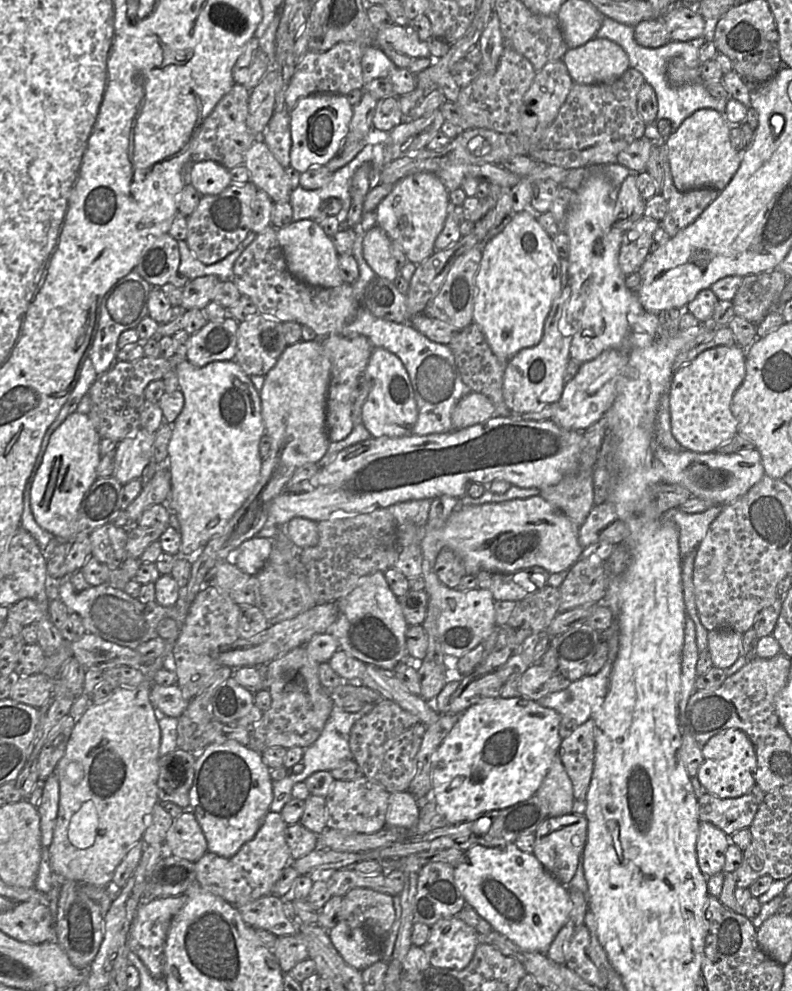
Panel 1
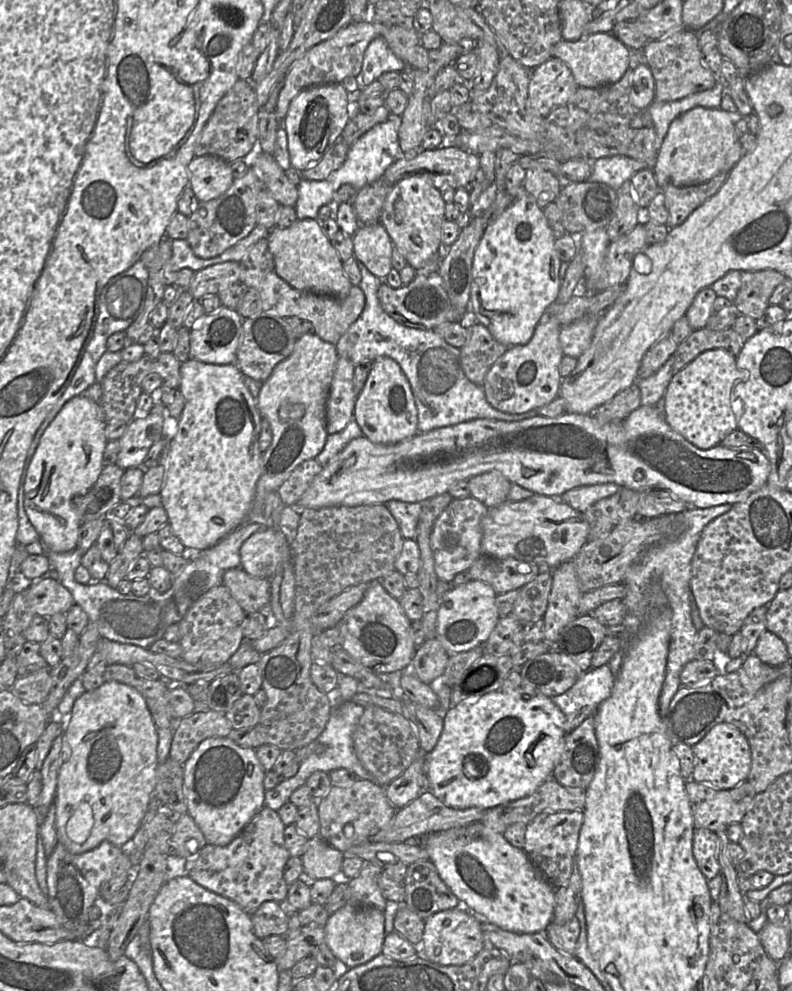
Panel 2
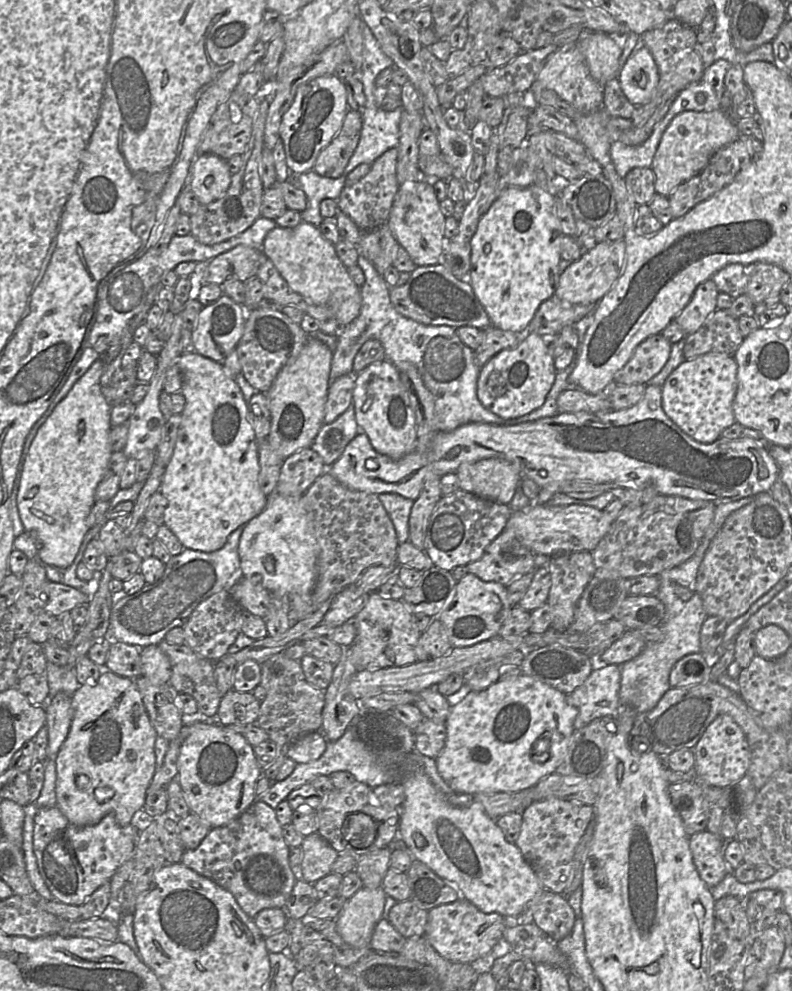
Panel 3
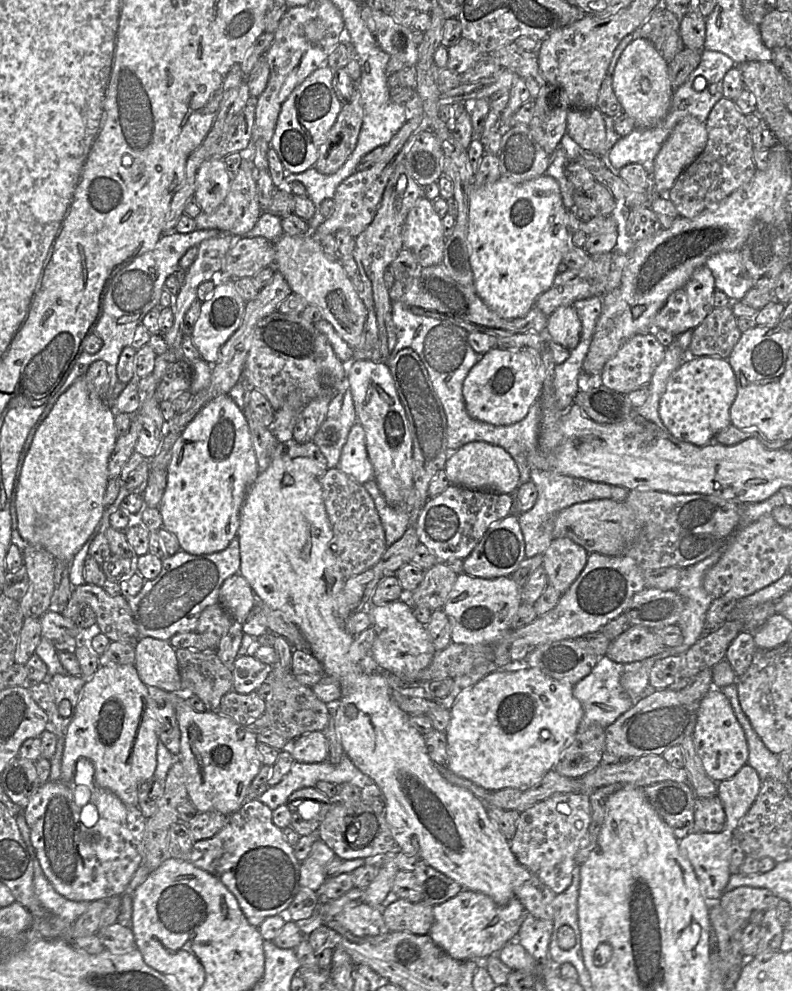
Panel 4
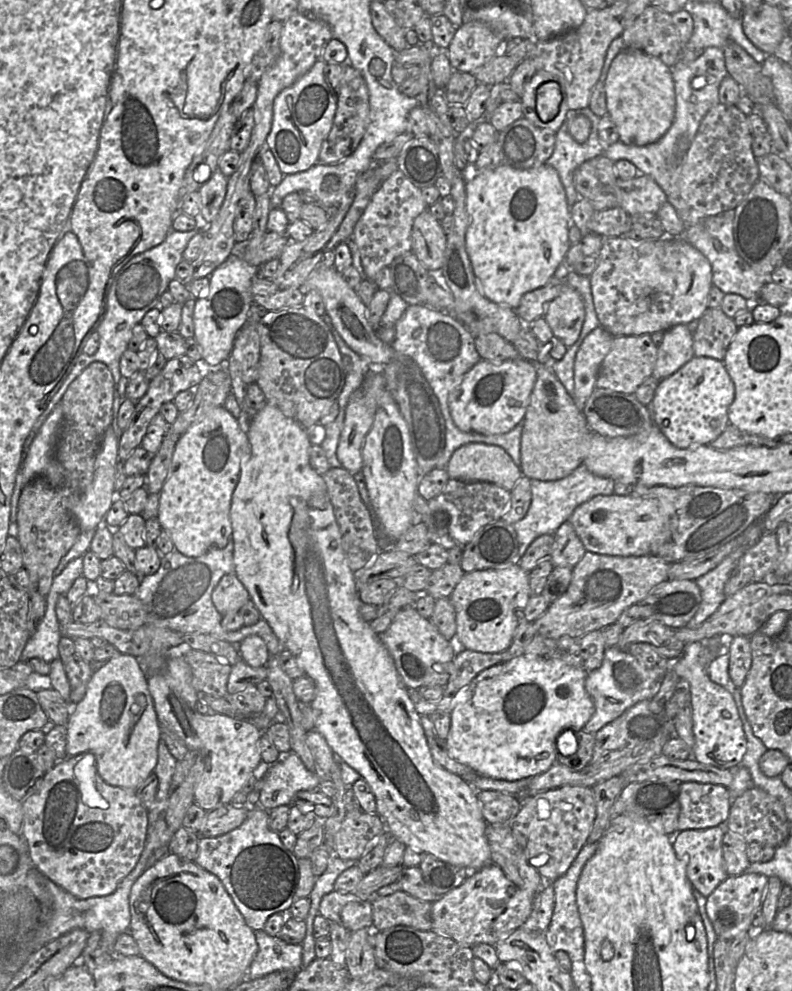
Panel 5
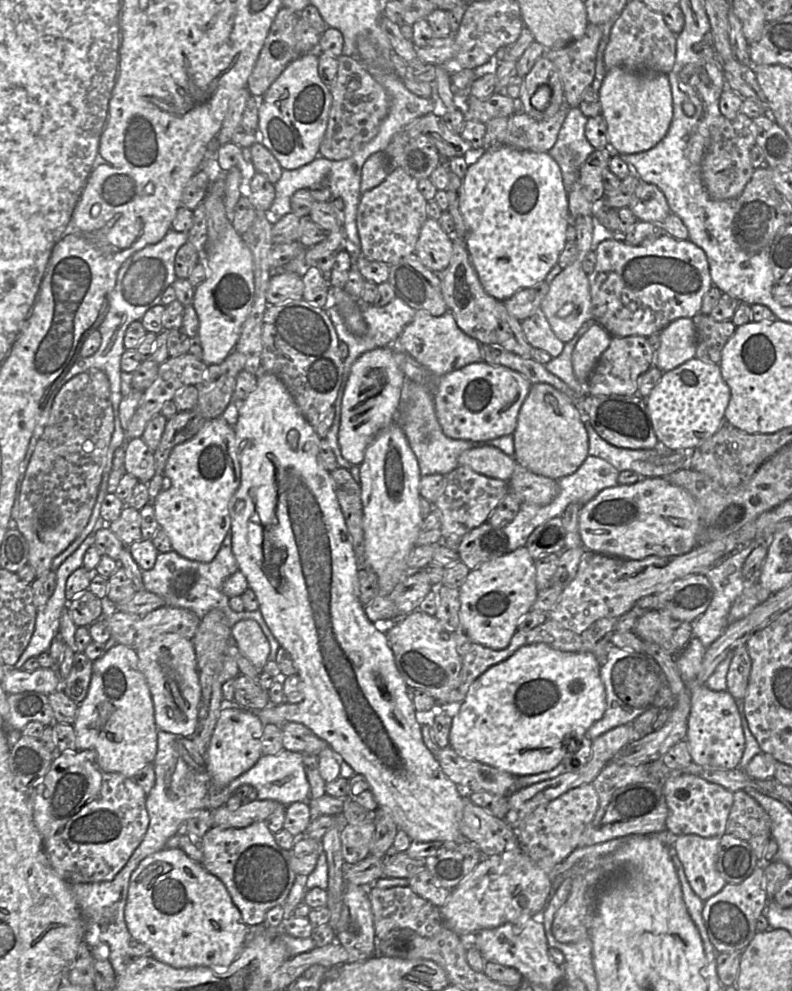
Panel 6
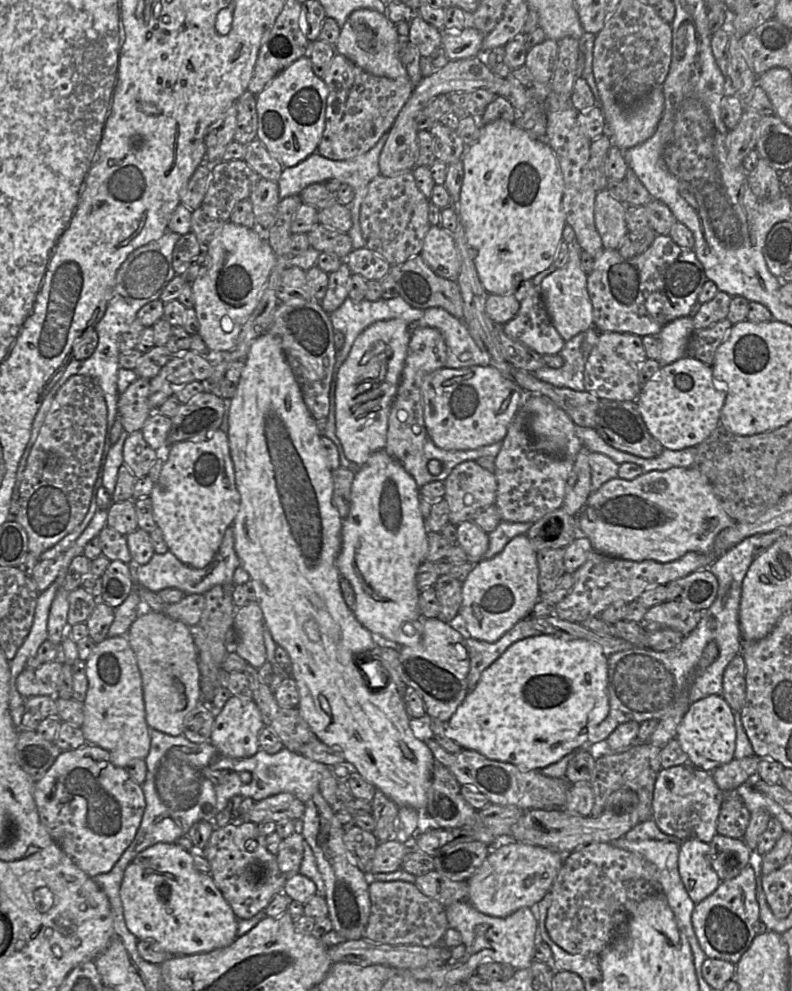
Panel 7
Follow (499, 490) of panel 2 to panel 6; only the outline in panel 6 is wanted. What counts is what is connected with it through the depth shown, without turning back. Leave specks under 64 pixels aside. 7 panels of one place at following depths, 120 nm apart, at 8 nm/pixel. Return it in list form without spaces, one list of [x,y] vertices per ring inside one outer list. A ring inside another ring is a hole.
[[[484,446],[464,451],[458,458],[459,466],[466,466],[473,471],[490,478],[508,482],[516,460],[493,446]]]

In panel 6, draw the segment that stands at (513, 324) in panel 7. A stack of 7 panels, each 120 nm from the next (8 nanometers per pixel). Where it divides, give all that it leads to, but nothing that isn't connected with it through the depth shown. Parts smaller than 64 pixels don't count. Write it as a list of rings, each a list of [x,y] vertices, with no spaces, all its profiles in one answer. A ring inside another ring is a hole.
[[[541,309],[521,322],[526,341],[533,347],[546,351],[552,358],[558,357],[565,343],[557,338]]]

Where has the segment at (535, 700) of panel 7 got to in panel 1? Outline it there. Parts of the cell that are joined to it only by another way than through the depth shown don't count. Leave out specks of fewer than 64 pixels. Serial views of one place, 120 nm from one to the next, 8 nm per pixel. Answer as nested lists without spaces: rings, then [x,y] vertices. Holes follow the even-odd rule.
[[[522,696],[489,698],[462,712],[432,757],[430,797],[444,819],[460,824],[534,796],[558,755],[560,722],[557,711]]]

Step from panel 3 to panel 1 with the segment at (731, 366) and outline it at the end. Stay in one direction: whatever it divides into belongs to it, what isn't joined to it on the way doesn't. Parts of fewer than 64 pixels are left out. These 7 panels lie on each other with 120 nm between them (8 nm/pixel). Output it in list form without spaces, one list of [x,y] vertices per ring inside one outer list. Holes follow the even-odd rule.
[[[738,344],[720,345],[700,353],[691,362],[674,371],[668,386],[671,431],[683,449],[708,453],[729,441],[736,433],[738,421],[732,412],[732,397],[745,378],[746,349]]]

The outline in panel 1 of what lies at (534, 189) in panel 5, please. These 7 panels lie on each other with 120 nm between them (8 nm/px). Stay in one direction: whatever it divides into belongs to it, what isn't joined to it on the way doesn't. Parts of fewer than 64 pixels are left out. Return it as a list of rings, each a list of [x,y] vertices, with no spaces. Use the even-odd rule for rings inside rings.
[[[530,209],[515,214],[504,230],[488,241],[482,249],[475,278],[473,322],[483,332],[493,353],[504,360],[511,359],[520,350],[533,347],[541,341],[545,319],[562,290],[560,257],[555,251],[553,239],[538,223],[536,215]]]

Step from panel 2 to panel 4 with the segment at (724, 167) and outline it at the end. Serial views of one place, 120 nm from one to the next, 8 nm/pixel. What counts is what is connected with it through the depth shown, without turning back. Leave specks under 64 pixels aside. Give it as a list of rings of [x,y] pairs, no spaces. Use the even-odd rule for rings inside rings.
[[[686,116],[663,143],[654,161],[653,189],[668,197],[681,173],[703,152],[708,140],[705,123]]]

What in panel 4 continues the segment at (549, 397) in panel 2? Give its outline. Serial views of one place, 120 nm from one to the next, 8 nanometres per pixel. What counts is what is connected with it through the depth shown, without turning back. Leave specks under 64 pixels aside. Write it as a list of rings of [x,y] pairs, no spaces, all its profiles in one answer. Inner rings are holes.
[[[493,348],[480,356],[463,383],[463,397],[468,414],[479,421],[508,426],[524,419],[533,403],[539,401],[545,380],[541,352],[526,348],[508,351]]]

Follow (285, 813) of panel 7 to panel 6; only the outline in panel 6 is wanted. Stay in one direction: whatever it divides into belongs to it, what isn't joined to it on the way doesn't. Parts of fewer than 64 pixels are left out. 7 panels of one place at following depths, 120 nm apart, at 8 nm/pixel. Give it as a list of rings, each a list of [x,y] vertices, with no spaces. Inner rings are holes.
[[[256,799],[235,810],[229,810],[223,805],[211,813],[213,826],[245,828],[255,822],[266,821],[273,814],[285,812],[285,809],[286,806],[277,801]]]

